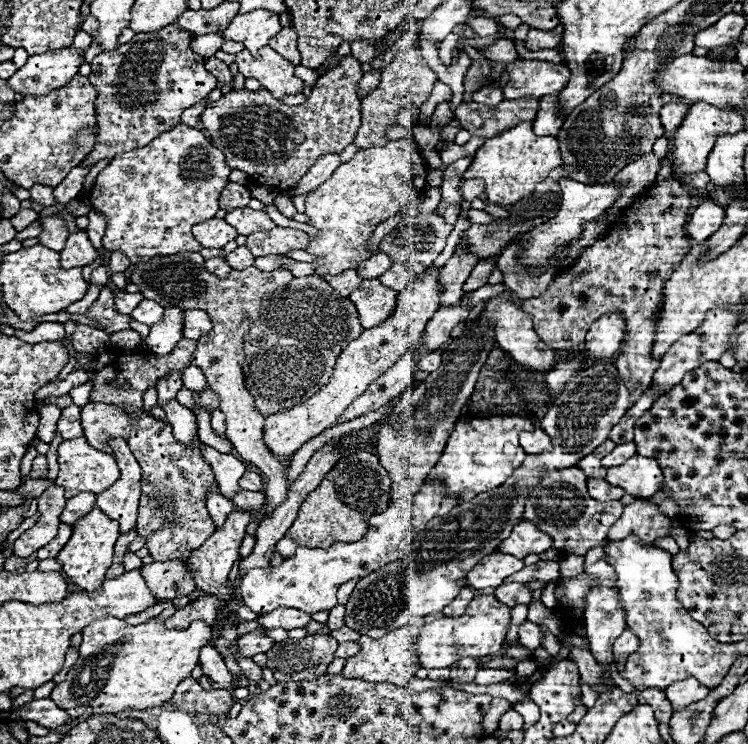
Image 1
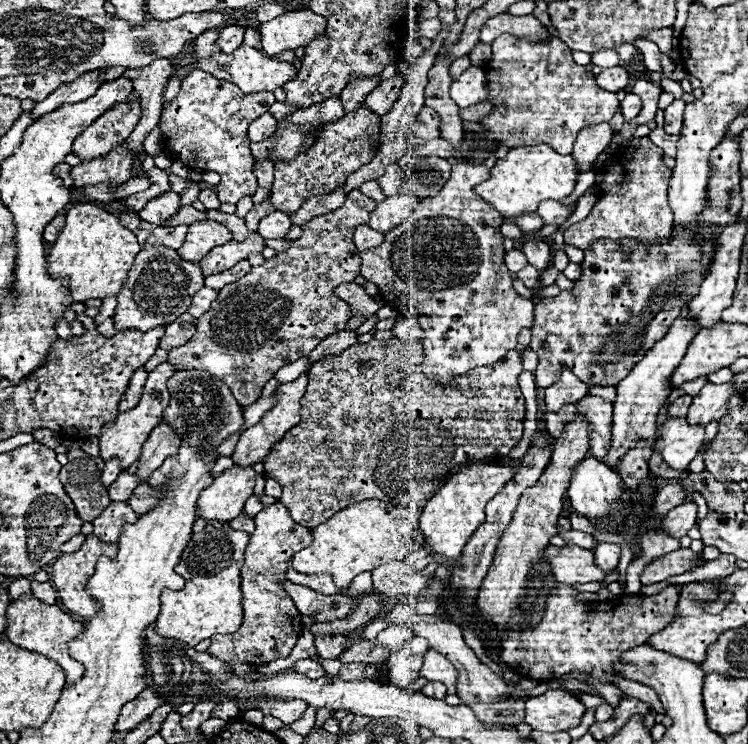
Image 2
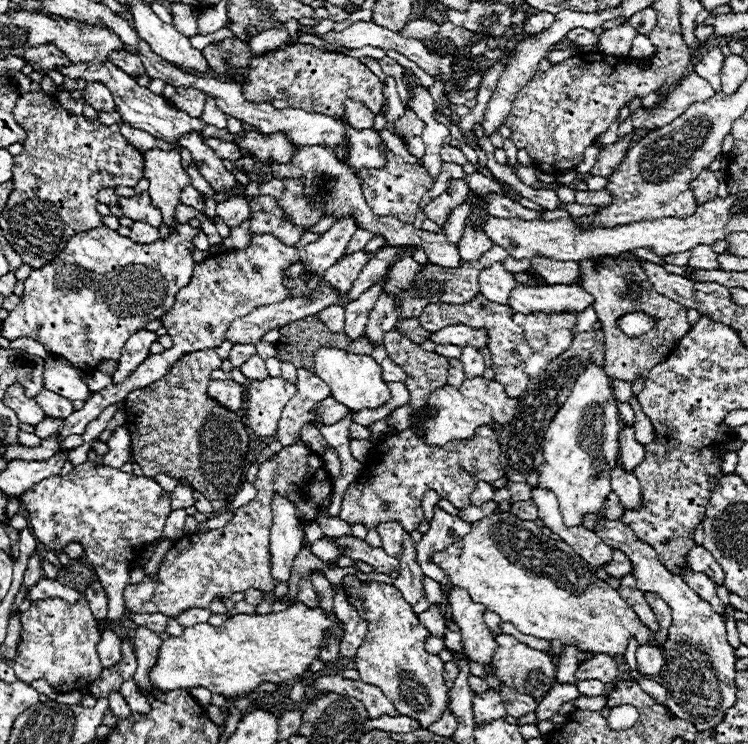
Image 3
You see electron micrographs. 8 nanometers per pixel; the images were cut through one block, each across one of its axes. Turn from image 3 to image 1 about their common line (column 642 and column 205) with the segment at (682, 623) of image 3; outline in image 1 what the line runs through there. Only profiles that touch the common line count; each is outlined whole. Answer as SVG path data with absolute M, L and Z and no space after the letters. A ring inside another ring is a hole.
M236 510L228 516L226 524L216 530L198 550L194 550L188 558L188 568L192 570L192 578L196 580L196 588L208 592L208 594L216 594L220 600L224 602L230 602L232 598L232 592L230 592L230 582L228 582L228 576L232 572L232 566L240 560L240 554L238 554L238 548L240 548L240 542L242 538L246 536L246 526L250 524L252 516L250 512L244 512L244 510Z

